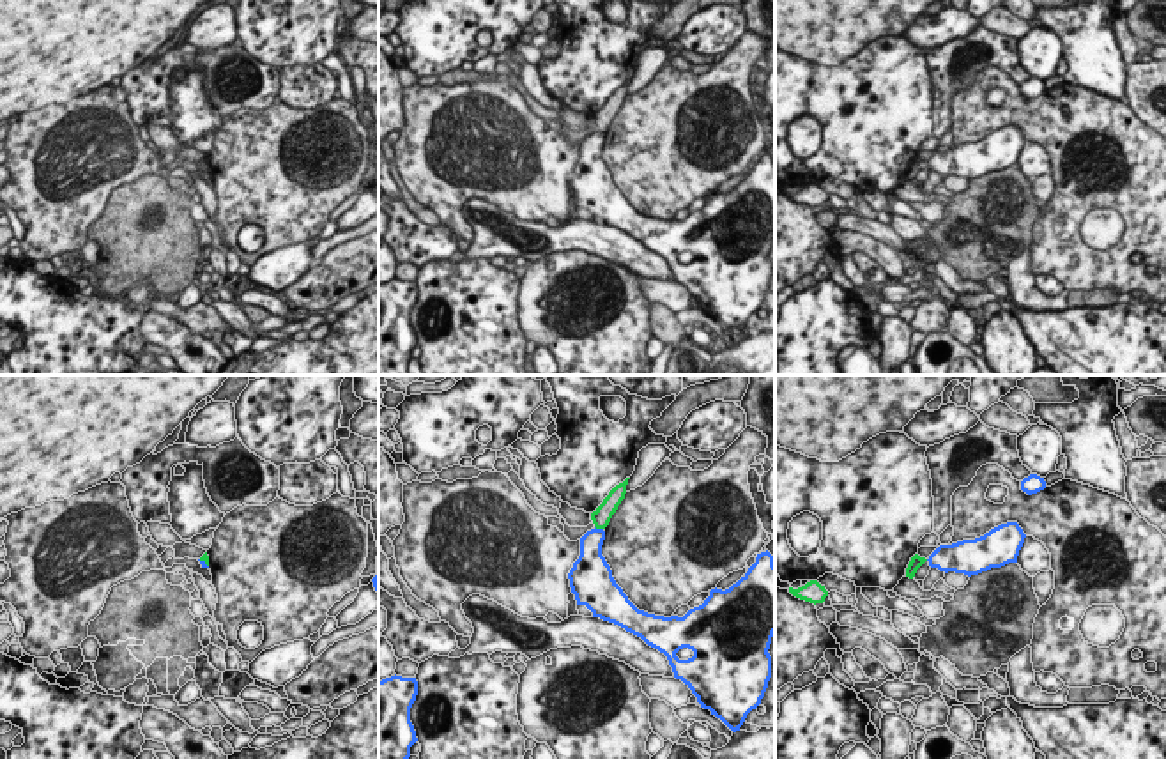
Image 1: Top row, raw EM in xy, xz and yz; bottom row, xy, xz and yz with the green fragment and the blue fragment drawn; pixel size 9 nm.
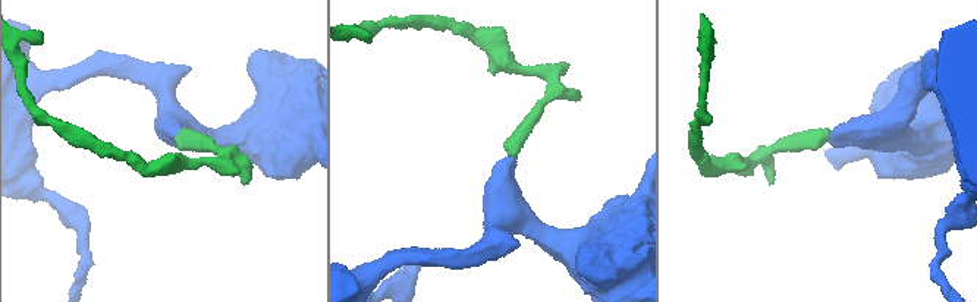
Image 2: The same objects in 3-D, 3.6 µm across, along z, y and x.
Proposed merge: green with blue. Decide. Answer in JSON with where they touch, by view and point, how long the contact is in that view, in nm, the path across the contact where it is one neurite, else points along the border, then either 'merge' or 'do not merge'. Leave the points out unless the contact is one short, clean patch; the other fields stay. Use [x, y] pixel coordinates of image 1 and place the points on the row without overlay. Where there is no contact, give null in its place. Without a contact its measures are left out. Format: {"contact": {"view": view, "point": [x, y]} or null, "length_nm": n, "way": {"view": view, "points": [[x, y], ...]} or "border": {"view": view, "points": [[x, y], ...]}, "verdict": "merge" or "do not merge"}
{"contact": {"view": "xz", "point": [598, 131]}, "length_nm": 90, "border": {"view": "xz", "points": [[595, 130], [602, 133]]}, "verdict": "do not merge"}

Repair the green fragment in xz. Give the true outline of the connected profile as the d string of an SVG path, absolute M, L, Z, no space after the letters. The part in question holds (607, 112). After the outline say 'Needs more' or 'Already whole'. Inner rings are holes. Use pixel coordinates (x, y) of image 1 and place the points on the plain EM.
M630 81L616 88L603 103L603 106L591 117L591 124L596 133L605 133L609 129L612 119L616 117L618 110L625 103L628 83Z. Already whole

